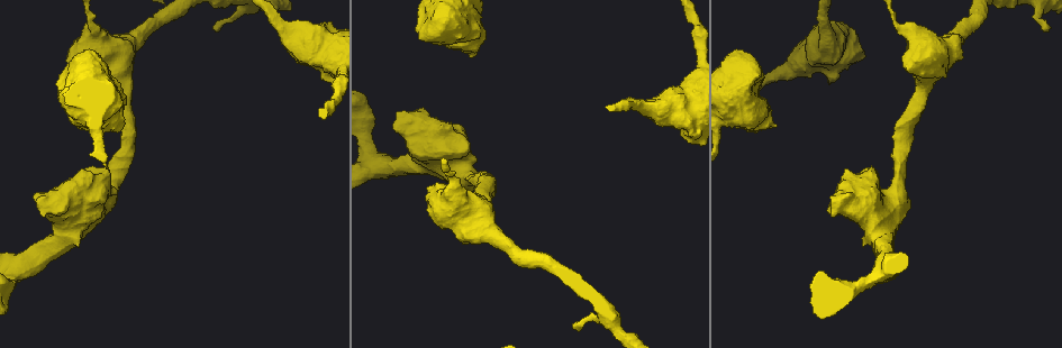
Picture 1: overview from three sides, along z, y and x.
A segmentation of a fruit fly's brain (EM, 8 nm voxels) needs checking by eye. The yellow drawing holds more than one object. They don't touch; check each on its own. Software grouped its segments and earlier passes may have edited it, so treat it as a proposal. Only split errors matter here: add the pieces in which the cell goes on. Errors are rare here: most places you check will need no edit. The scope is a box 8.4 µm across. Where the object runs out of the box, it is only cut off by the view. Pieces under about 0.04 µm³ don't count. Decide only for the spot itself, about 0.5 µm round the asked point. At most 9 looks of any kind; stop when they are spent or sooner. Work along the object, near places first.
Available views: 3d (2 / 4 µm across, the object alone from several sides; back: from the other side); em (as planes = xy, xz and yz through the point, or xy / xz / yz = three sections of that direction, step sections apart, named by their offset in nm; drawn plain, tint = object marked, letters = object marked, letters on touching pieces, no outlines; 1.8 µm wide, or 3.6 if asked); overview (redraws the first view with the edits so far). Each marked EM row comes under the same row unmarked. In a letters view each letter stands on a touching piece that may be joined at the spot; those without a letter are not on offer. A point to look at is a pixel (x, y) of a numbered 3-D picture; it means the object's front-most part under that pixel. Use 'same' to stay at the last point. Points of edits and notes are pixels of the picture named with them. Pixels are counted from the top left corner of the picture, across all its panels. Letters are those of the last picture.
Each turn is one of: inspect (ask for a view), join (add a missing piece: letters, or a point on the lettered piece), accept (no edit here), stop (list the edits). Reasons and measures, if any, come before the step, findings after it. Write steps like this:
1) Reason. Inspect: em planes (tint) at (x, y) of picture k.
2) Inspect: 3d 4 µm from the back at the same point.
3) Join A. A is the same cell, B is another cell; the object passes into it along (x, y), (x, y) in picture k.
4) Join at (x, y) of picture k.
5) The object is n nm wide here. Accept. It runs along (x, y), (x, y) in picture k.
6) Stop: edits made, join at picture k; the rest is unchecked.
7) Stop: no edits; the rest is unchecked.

Stops while still wide. Inspect: 3d 4 µm at (775, 126) of picture 1.

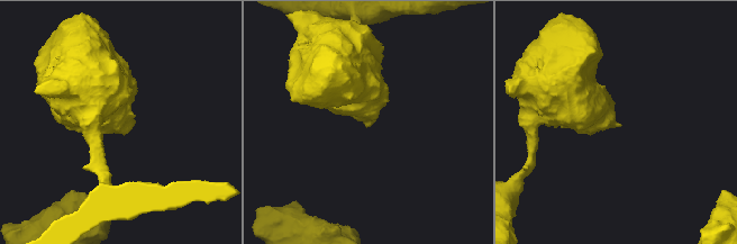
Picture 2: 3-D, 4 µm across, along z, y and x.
Need the tissue. Inspect: em 3.6 µm planes (letters) at (619, 126) of picture 2.

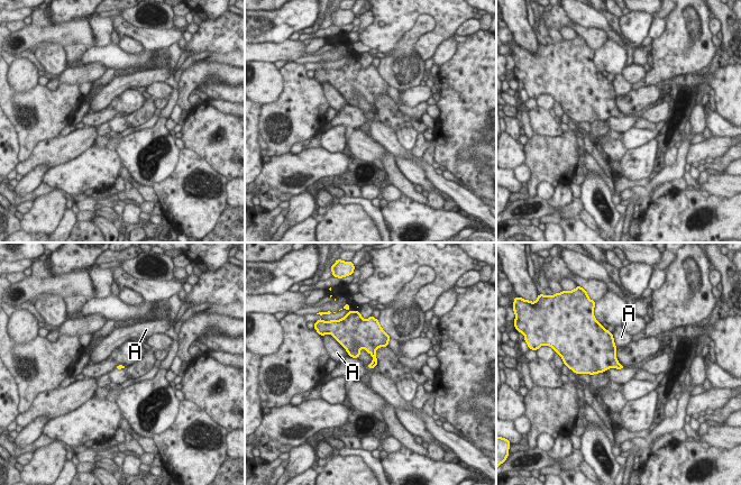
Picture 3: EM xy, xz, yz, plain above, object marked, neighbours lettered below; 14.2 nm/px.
Accept. A is another cell; no lettered piece goes on from it.

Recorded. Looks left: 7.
Thick end. Inspect: 3d 4 µm at (832, 214) of picture 1.

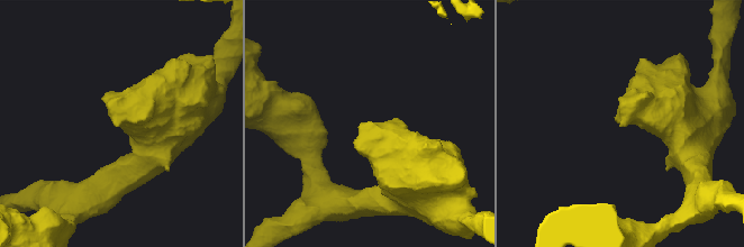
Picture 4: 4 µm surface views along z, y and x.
Now the EM. Inspect: em planes (letters) at (620, 125) of picture 4.

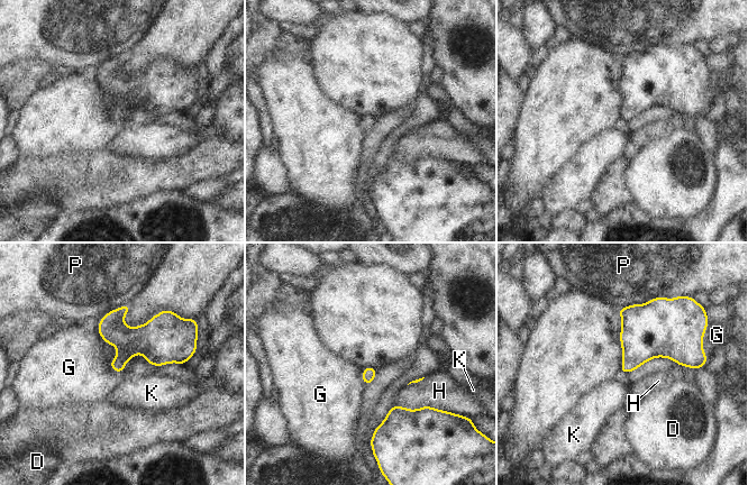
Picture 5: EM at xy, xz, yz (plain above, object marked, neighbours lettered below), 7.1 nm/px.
Accept. D, G, H, K and P are other cells; no lettered piece goes on from it.

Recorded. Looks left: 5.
Sudden change in width. Inspect: em 3.6 µm planes (letters) at (93, 34) of picture 1.

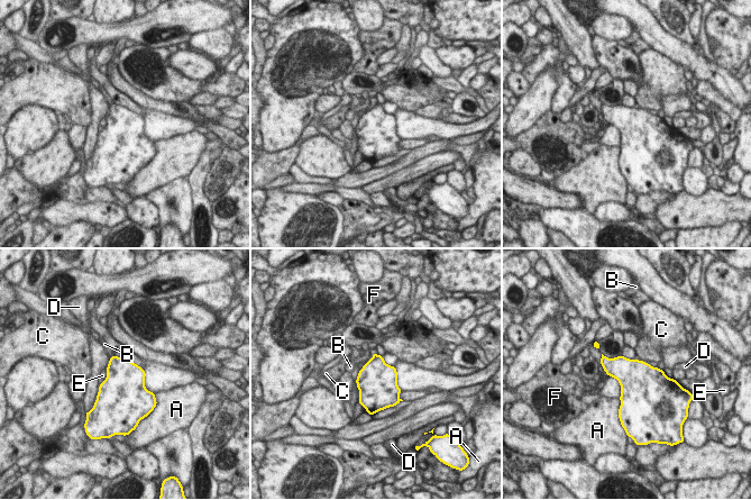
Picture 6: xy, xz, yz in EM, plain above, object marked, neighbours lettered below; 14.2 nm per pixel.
The longest contact is with D, 240 nm. Accept. A, B, C, D, E and F are other cells; none of them fits.

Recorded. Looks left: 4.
Branch stops here. Inspect: 3d 2 µm at (1049, 32) of picture 1.

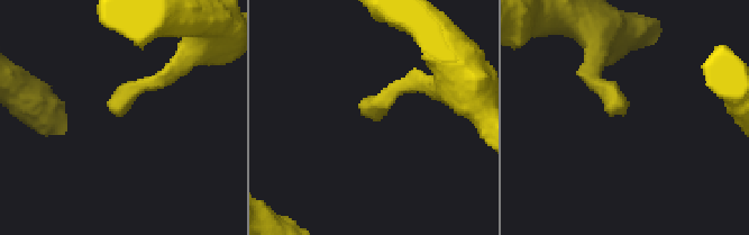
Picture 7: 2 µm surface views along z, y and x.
Inspect: em yz step 8 (tint) at (368, 112) of picture 7.

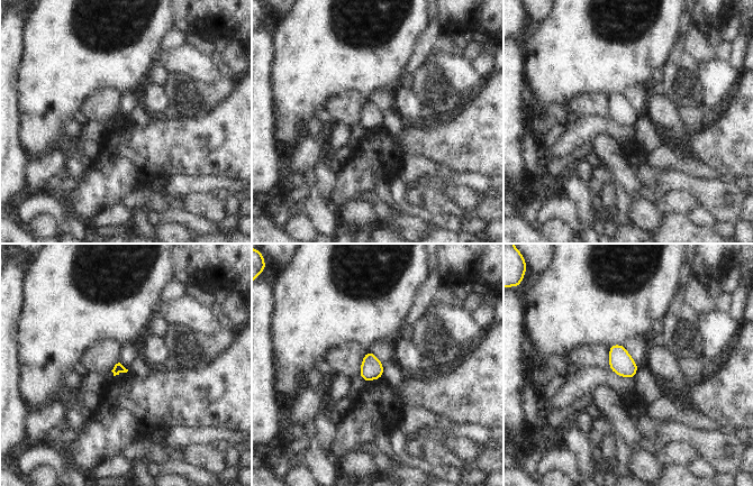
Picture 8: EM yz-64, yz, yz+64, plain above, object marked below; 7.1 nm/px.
Cut it another way. Inspect: em xy step 4 (letters) at the same point.

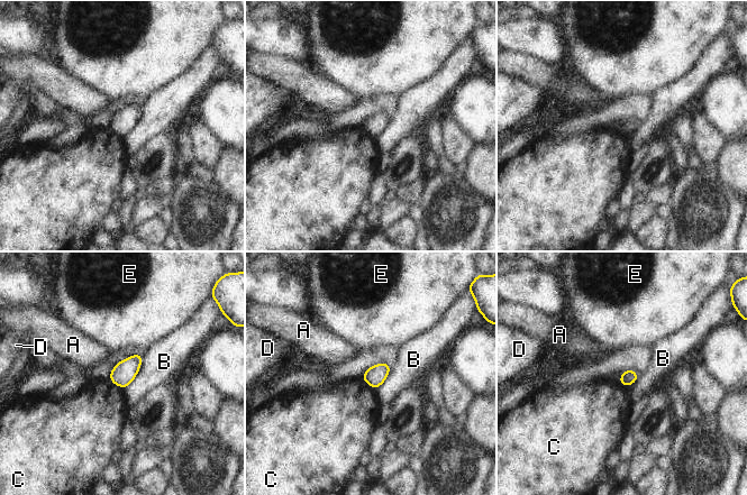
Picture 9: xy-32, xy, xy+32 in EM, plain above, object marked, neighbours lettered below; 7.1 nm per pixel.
The longest contact is with B, 300 nm. Accept. A, B, C, D and E are other cells; a border runs along (109, 378), (123, 388) in picture 9; none of them fits.

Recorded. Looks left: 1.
Stop: no edits; the rest is unchecked.

